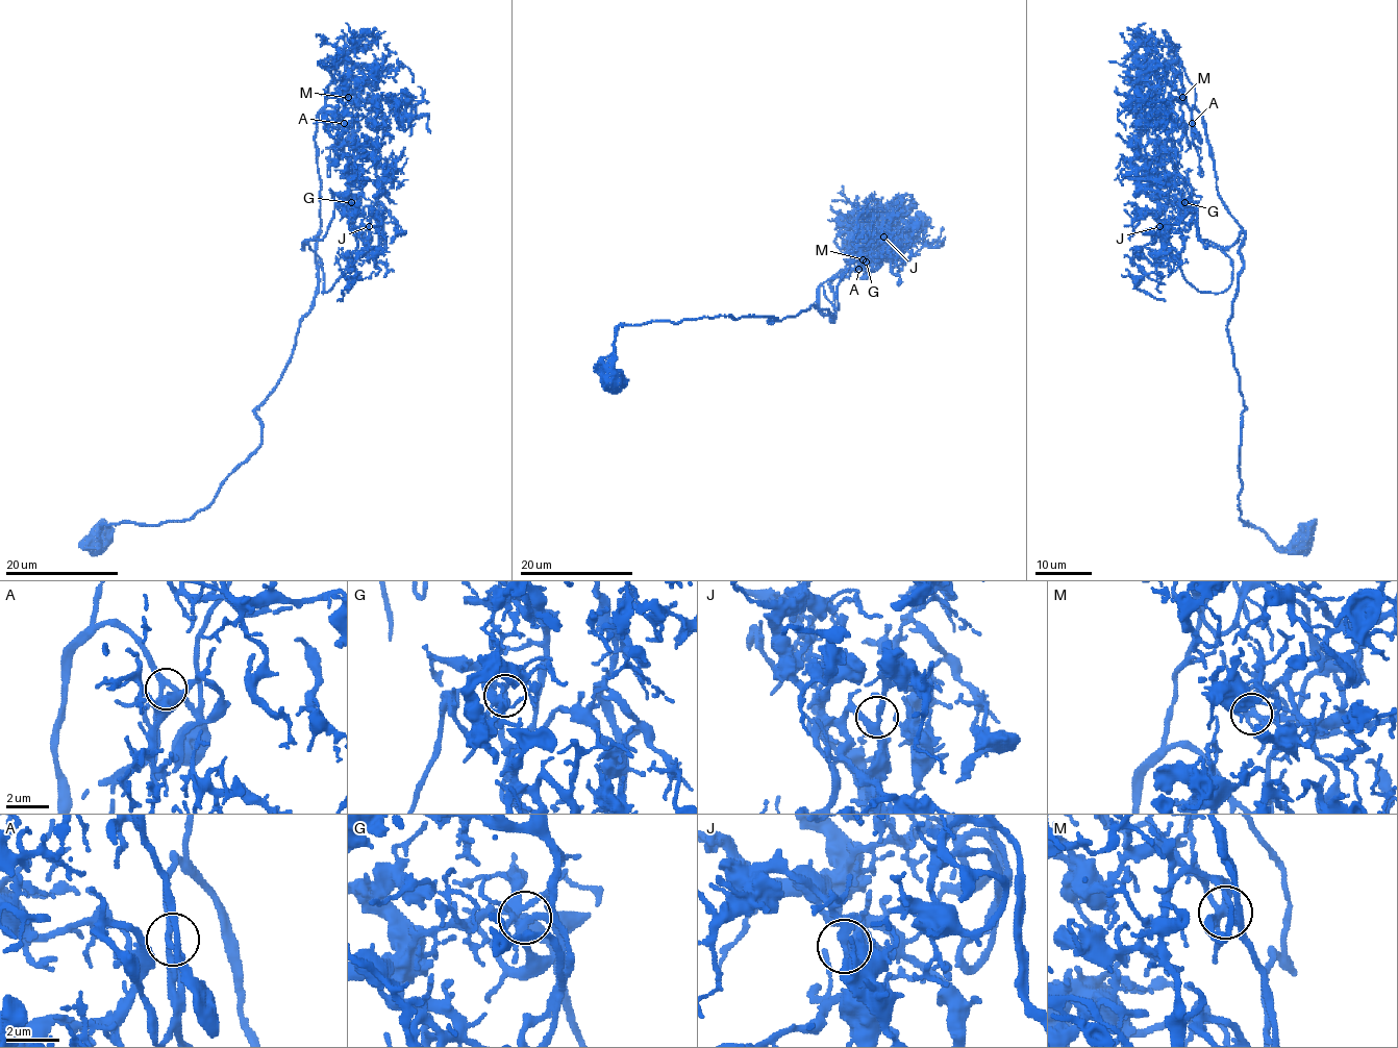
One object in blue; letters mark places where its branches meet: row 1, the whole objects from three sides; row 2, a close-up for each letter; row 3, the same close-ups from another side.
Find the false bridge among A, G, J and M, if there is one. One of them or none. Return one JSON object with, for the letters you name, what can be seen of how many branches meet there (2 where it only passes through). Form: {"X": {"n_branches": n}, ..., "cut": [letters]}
{"cut": []}

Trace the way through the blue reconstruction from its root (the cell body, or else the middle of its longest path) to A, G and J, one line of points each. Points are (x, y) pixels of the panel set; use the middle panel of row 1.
A: (612, 382), (620, 325), (778, 321), (813, 304), (833, 321), (829, 284), (858, 269)
G: (612, 382), (620, 325), (778, 321), (813, 304), (832, 321), (819, 308), (819, 288), (866, 262)
J: (612, 382), (620, 325), (778, 321), (813, 304), (832, 321), (819, 288), (838, 310), (841, 277), (882, 236)

